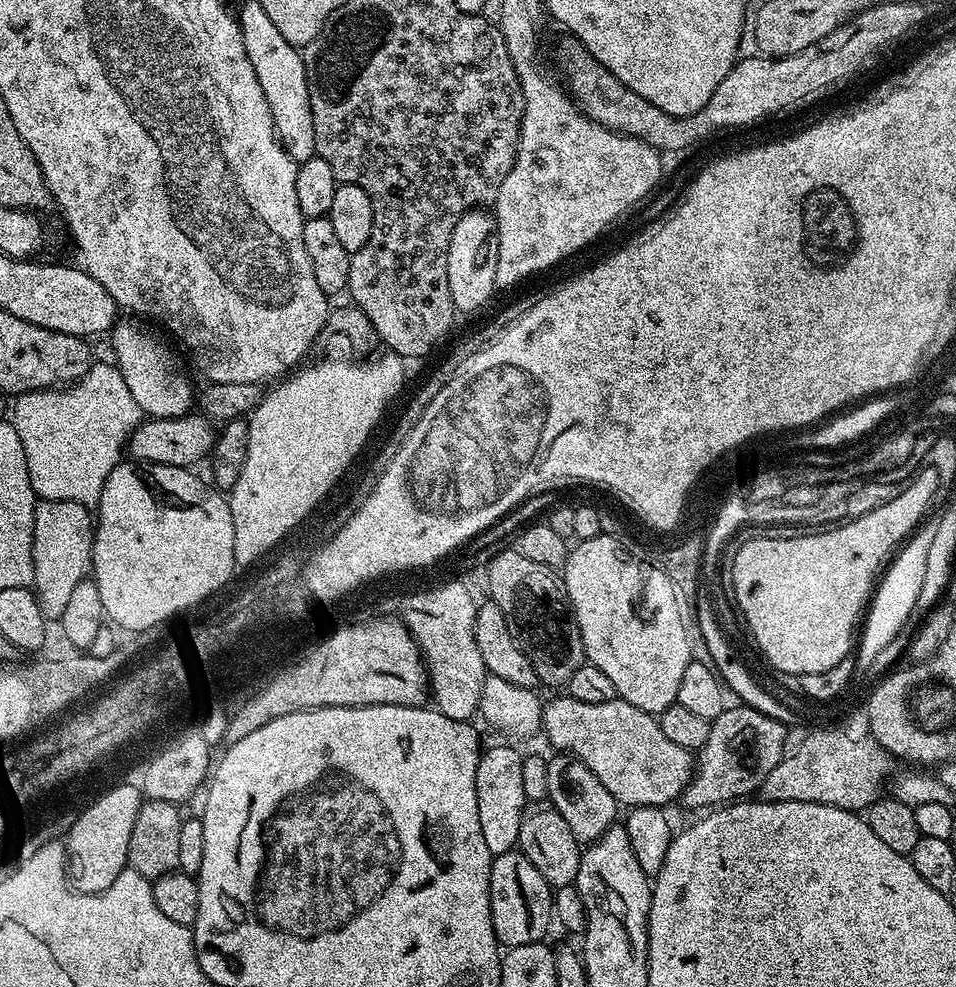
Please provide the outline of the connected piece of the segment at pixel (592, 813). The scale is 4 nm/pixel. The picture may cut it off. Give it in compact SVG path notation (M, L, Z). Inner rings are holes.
M556 754L548 761L550 770L550 790L548 800L566 818L570 830L574 830L576 839L581 842L597 840L608 828L617 823L618 805L610 790L598 782L598 778L582 761L571 754Z

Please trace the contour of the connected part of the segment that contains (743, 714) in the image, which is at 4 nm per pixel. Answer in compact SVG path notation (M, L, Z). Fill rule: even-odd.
M751 706L725 707L724 713L712 721L706 746L699 749L692 780L686 786L682 804L688 808L708 810L713 806L724 806L729 802L751 797L764 783L774 766L784 759L788 750L786 732L787 725Z

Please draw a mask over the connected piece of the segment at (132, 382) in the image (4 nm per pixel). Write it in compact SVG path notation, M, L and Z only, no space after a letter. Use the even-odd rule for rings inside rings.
M128 318L132 320L117 319L110 329L110 341L117 355L116 367L120 369L122 378L126 378L126 387L130 394L134 394L134 402L138 402L141 413L145 417L161 420L162 418L174 418L175 416L187 416L194 408L194 392L192 396L192 384L188 381L186 373L180 369L176 356L164 345L164 340L156 332L147 328L149 325L140 318Z

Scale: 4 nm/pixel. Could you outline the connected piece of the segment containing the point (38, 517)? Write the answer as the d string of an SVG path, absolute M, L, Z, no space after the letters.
M40 500L32 527L32 582L36 601L45 617L59 618L74 586L92 567L94 516L85 505L65 500Z

